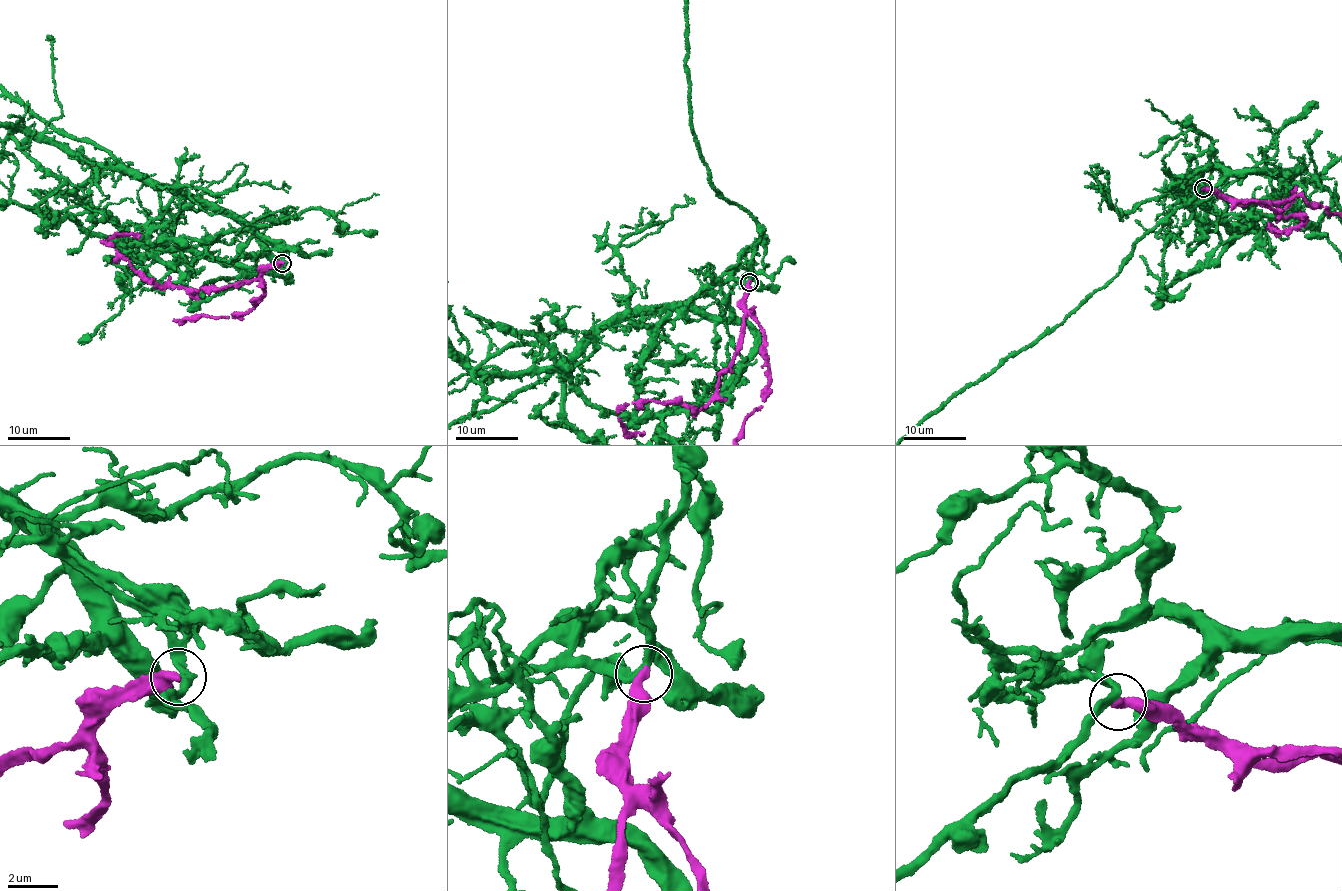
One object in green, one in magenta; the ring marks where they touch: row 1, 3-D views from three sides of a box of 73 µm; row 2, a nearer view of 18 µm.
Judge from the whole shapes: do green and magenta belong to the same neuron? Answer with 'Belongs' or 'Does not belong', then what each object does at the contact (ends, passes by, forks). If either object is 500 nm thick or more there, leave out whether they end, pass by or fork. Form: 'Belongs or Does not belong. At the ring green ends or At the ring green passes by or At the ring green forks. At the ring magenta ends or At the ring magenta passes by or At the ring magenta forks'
Does not belong. At the ring green passes by. At the ring magenta ends

